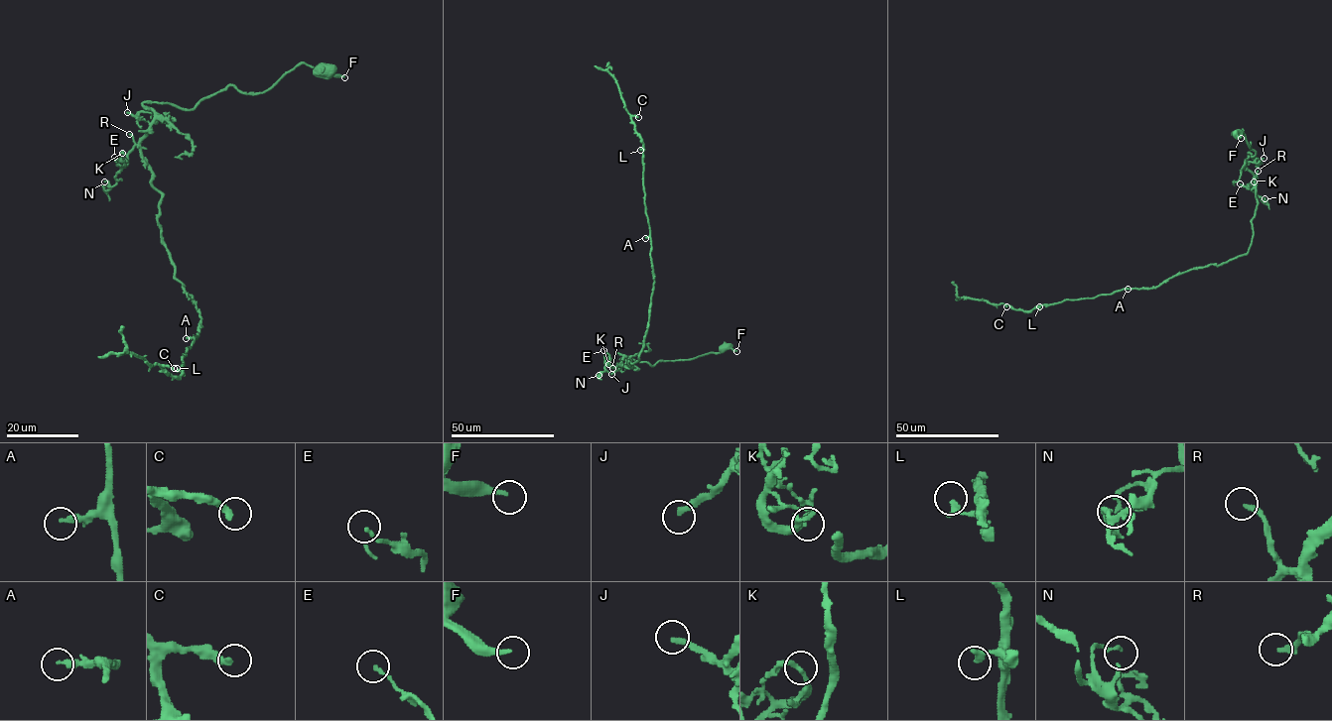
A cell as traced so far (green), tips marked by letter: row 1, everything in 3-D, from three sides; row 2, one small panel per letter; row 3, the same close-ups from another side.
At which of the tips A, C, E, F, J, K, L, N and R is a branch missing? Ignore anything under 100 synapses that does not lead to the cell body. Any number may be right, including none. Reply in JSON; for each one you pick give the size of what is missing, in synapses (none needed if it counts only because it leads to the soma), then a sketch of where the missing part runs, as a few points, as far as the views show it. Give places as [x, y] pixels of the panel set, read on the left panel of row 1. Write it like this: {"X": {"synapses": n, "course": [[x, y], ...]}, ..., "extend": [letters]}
{"extend": []}

